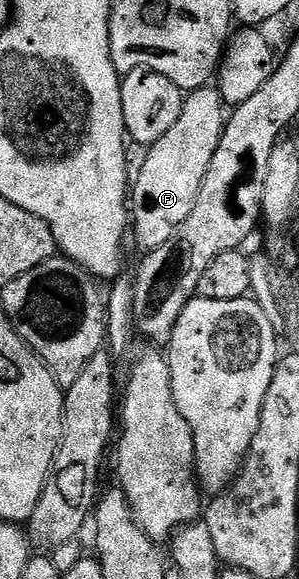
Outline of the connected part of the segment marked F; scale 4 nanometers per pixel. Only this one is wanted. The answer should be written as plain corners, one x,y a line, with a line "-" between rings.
218,89
193,90
184,97
177,124
146,151
147,159
139,175
136,178
134,175
129,190
129,230
133,238
135,234
135,242
143,252
161,248
185,224
189,212
193,212
197,192
201,192
201,180
205,180
213,152
221,144
224,125
225,103

